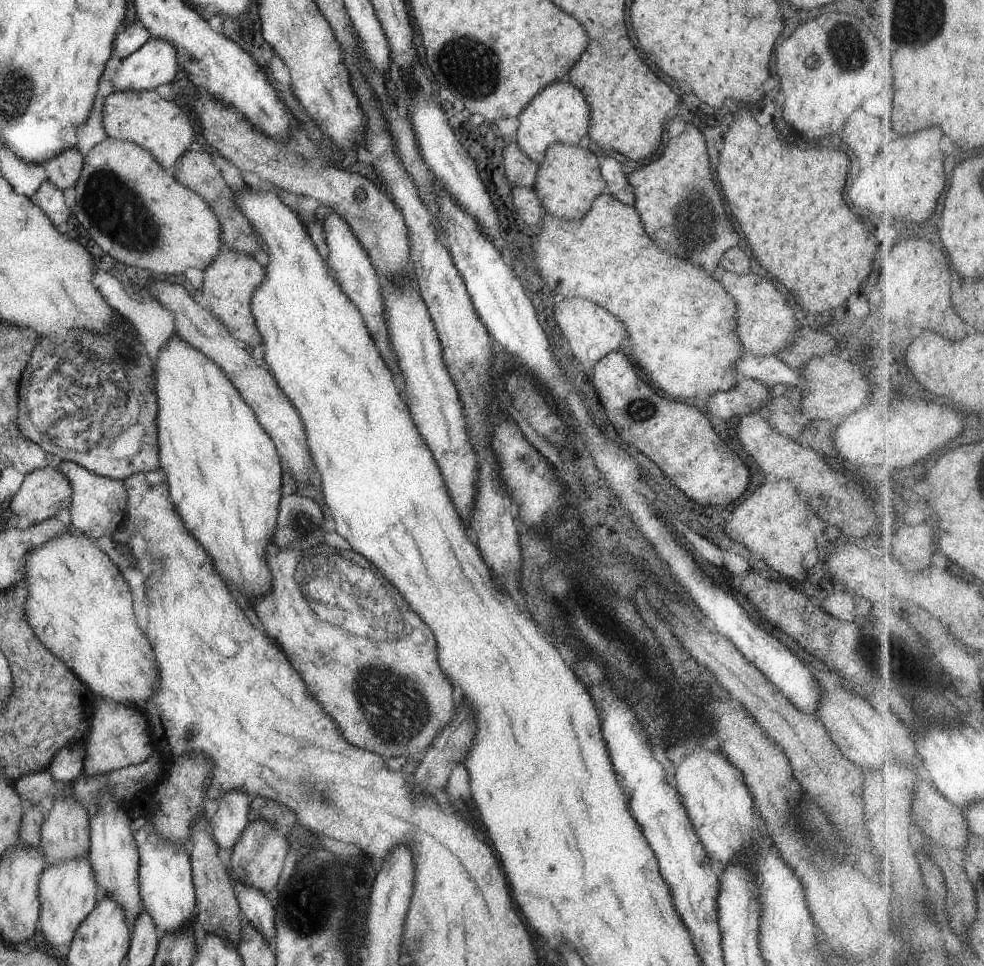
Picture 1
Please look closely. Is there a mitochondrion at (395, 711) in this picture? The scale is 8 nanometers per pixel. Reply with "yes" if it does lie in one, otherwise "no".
yes

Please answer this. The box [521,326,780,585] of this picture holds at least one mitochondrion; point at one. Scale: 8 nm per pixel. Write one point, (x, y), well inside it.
(640, 410)

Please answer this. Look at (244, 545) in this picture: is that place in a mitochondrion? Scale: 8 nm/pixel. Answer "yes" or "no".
no

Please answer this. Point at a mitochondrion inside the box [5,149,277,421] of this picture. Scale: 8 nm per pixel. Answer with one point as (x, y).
(107, 199)

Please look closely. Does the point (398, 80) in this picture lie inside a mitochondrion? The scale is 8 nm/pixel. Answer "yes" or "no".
no

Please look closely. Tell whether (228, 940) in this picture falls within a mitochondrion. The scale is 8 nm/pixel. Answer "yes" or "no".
no

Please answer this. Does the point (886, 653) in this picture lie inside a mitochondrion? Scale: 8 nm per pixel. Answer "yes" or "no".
yes

